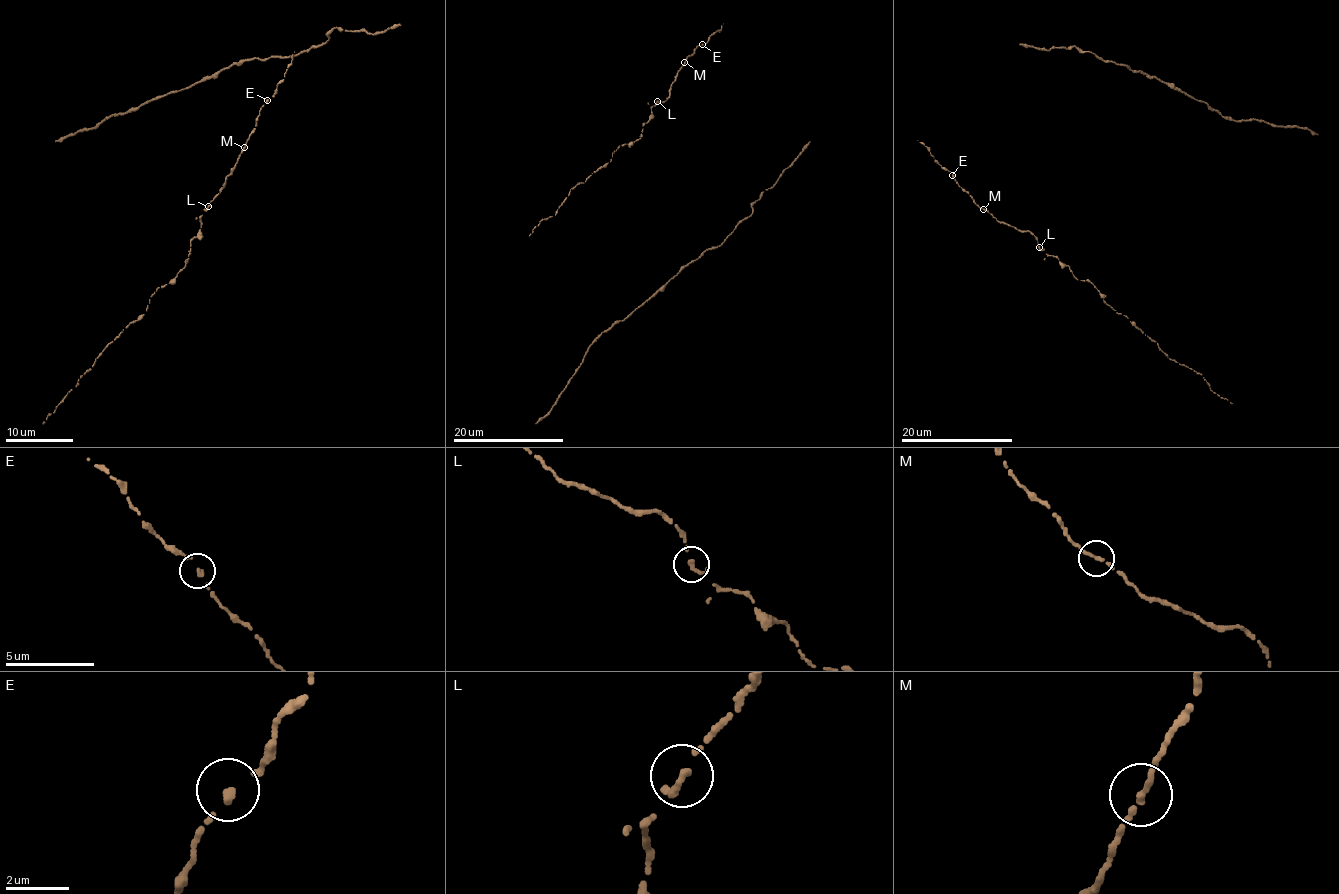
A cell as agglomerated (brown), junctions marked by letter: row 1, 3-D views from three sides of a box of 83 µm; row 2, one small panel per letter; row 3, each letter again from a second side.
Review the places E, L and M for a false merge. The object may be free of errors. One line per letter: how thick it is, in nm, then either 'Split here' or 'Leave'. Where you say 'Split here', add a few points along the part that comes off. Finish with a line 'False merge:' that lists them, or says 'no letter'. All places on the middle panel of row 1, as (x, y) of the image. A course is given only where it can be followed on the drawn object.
E: Thickness 180 nm. Leave
L: Thickness 190 nm. Leave
M: Thickness 280 nm. Leave
False merge: no letter

